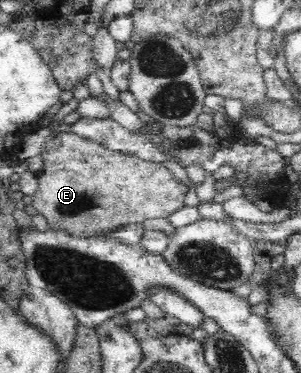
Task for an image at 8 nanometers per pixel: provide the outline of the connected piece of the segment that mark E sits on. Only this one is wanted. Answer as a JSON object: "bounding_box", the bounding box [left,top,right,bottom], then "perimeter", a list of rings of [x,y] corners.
{"bounding_box":[29,132,188,236],"perimeter":[[[62,132],[56,138],[50,138],[46,142],[46,146],[44,146],[42,156],[44,156],[44,168],[42,168],[42,174],[40,174],[40,186],[38,186],[38,190],[35,191],[34,196],[29,201],[37,212],[46,218],[50,226],[55,227],[55,229],[65,229],[69,234],[82,236],[108,234],[125,224],[132,224],[132,222],[143,222],[147,218],[168,218],[185,205],[184,198],[186,198],[188,187],[180,179],[177,179],[174,173],[166,170],[164,165],[158,162],[146,162],[145,159],[134,155],[130,156],[116,150],[110,150],[109,147],[102,145],[97,140],[86,139],[84,135],[74,134],[74,132]]]}

